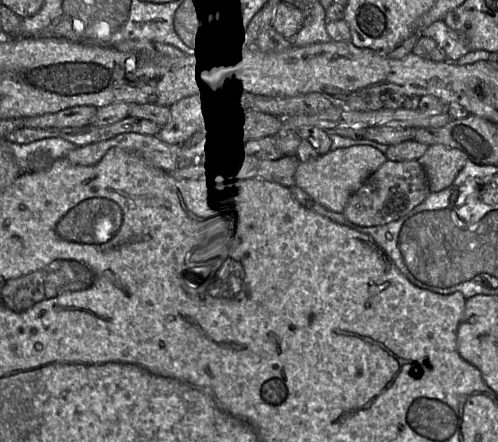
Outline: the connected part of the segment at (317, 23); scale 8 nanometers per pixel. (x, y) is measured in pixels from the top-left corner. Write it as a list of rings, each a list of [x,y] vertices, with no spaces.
[[[317,1],[306,13],[302,28],[289,40],[289,47],[304,47],[316,43],[332,41],[326,25],[326,9]]]

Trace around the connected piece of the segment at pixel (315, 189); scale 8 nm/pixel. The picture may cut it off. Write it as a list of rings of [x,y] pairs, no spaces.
[[[372,146],[339,148],[319,156],[315,161],[299,163],[295,185],[325,208],[343,213],[350,197],[386,161],[385,154]]]

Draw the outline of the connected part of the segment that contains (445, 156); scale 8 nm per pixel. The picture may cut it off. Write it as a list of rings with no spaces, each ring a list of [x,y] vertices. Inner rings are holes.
[[[435,144],[417,161],[426,172],[430,191],[439,192],[453,183],[467,160],[462,151]]]

